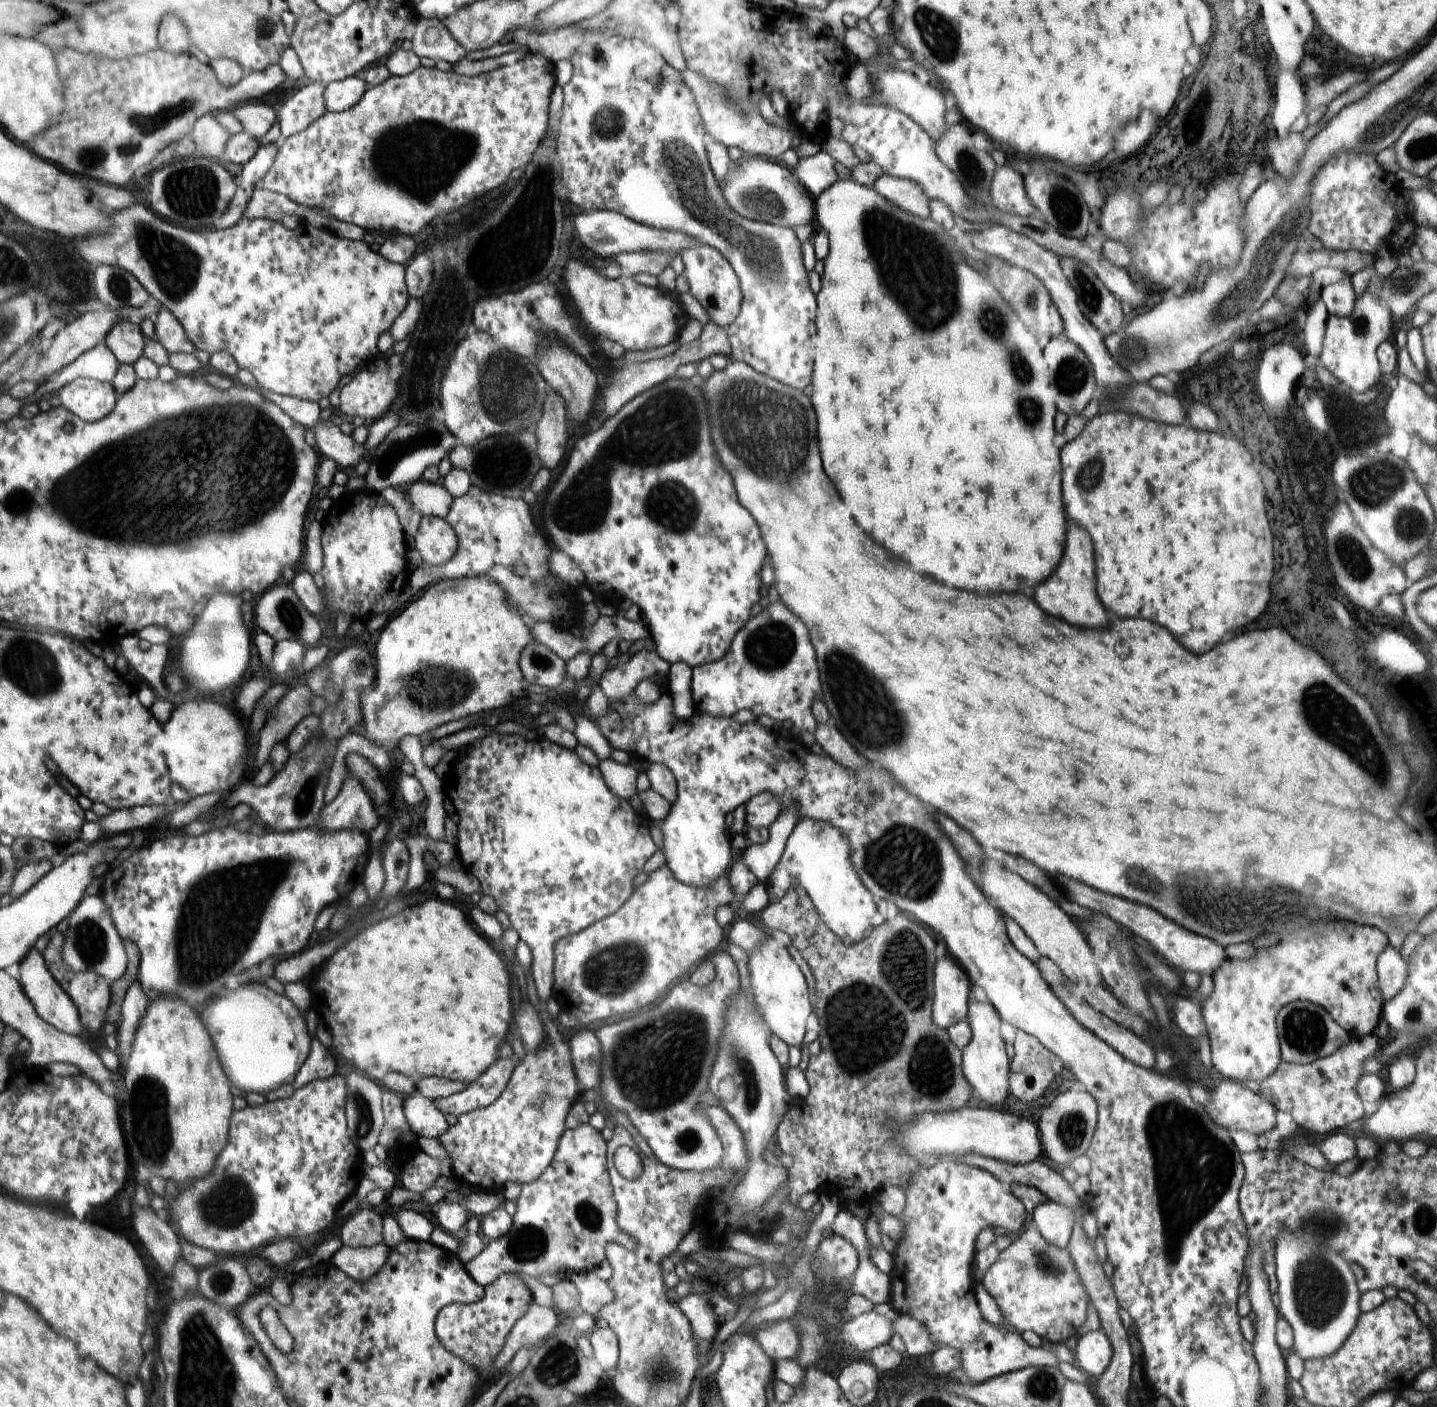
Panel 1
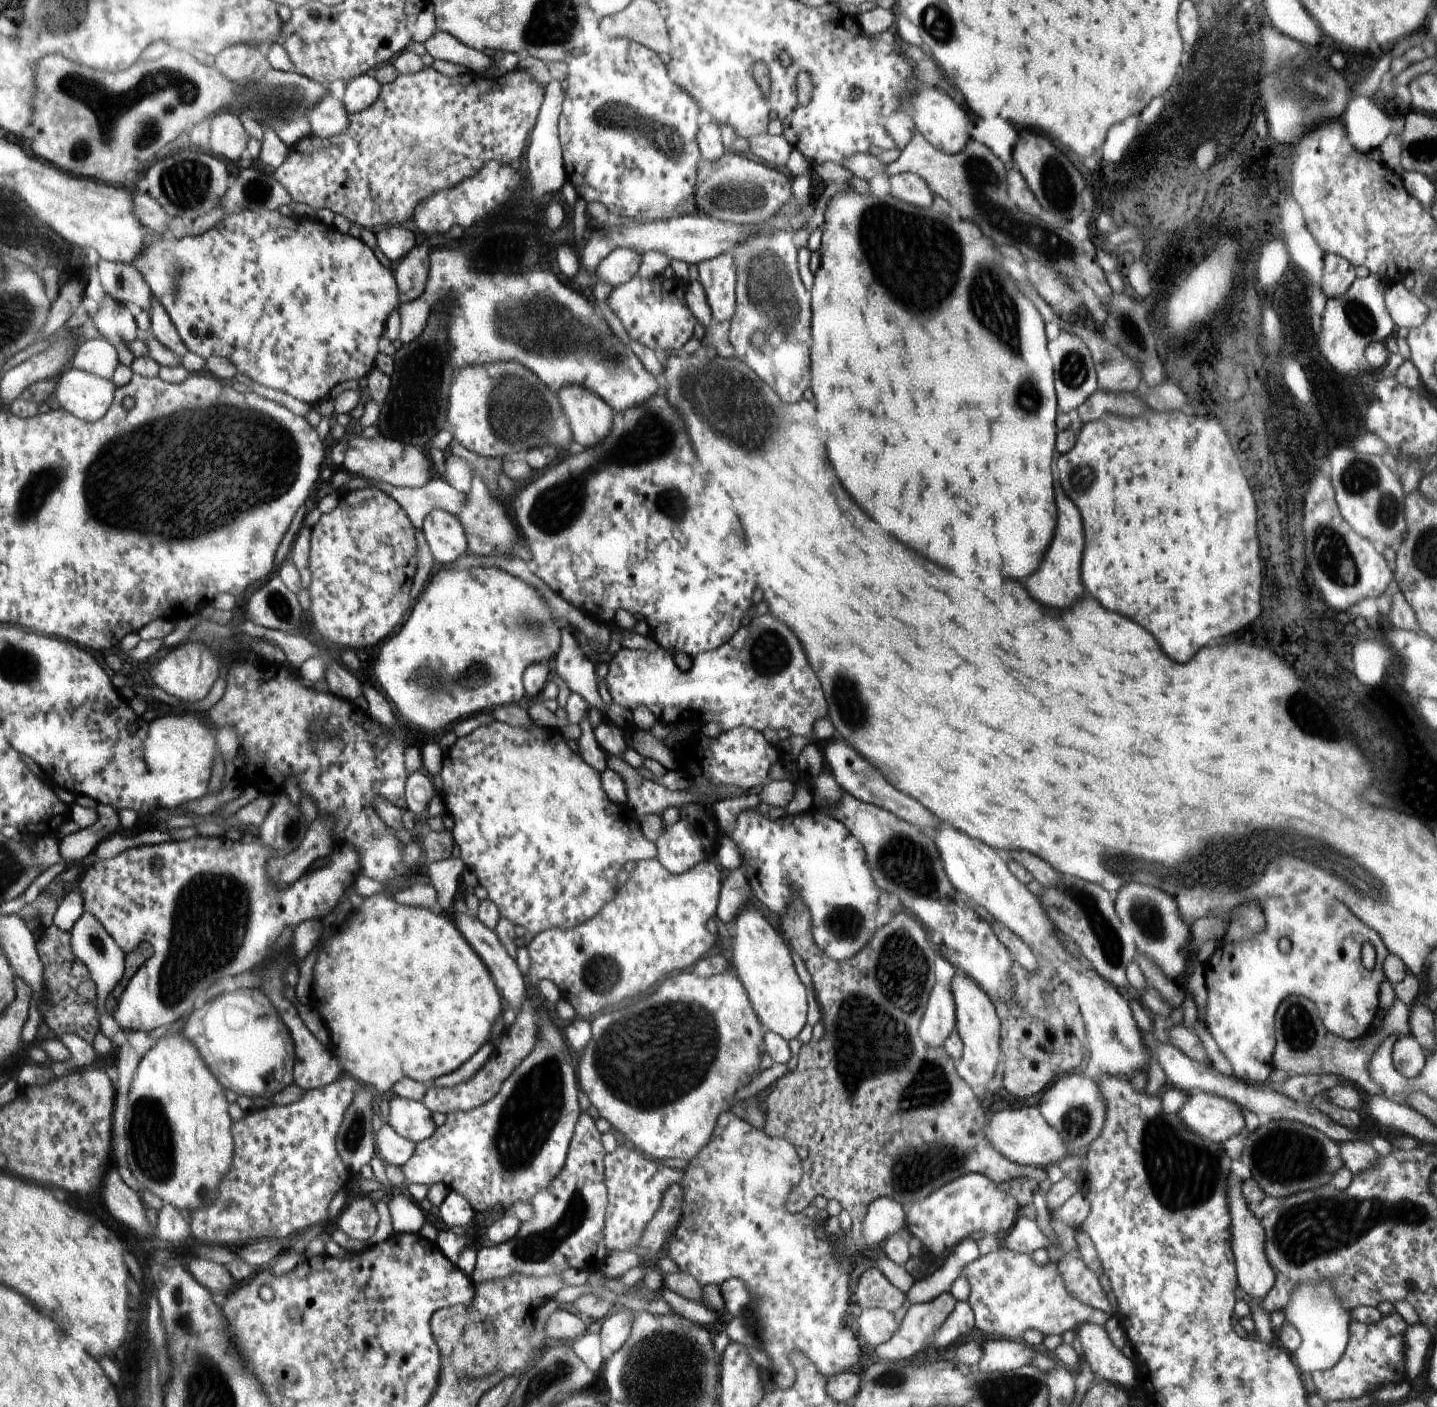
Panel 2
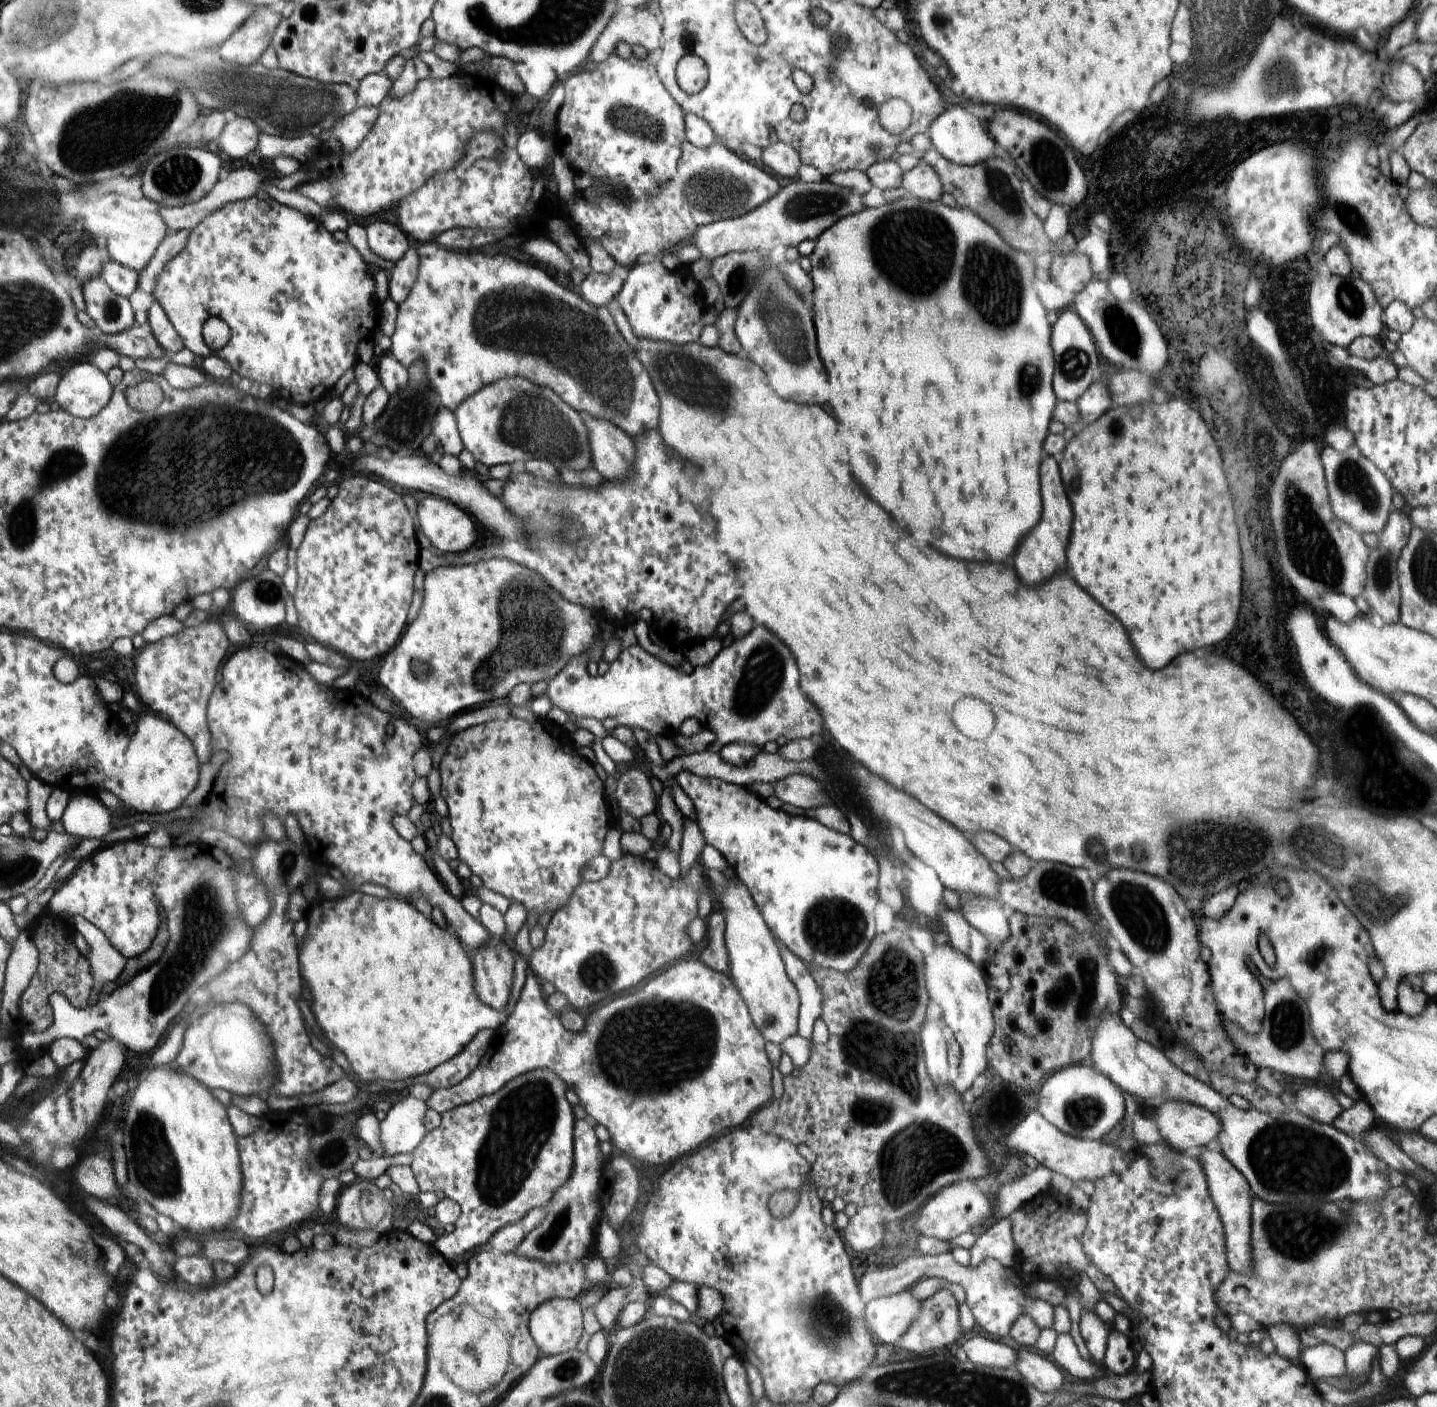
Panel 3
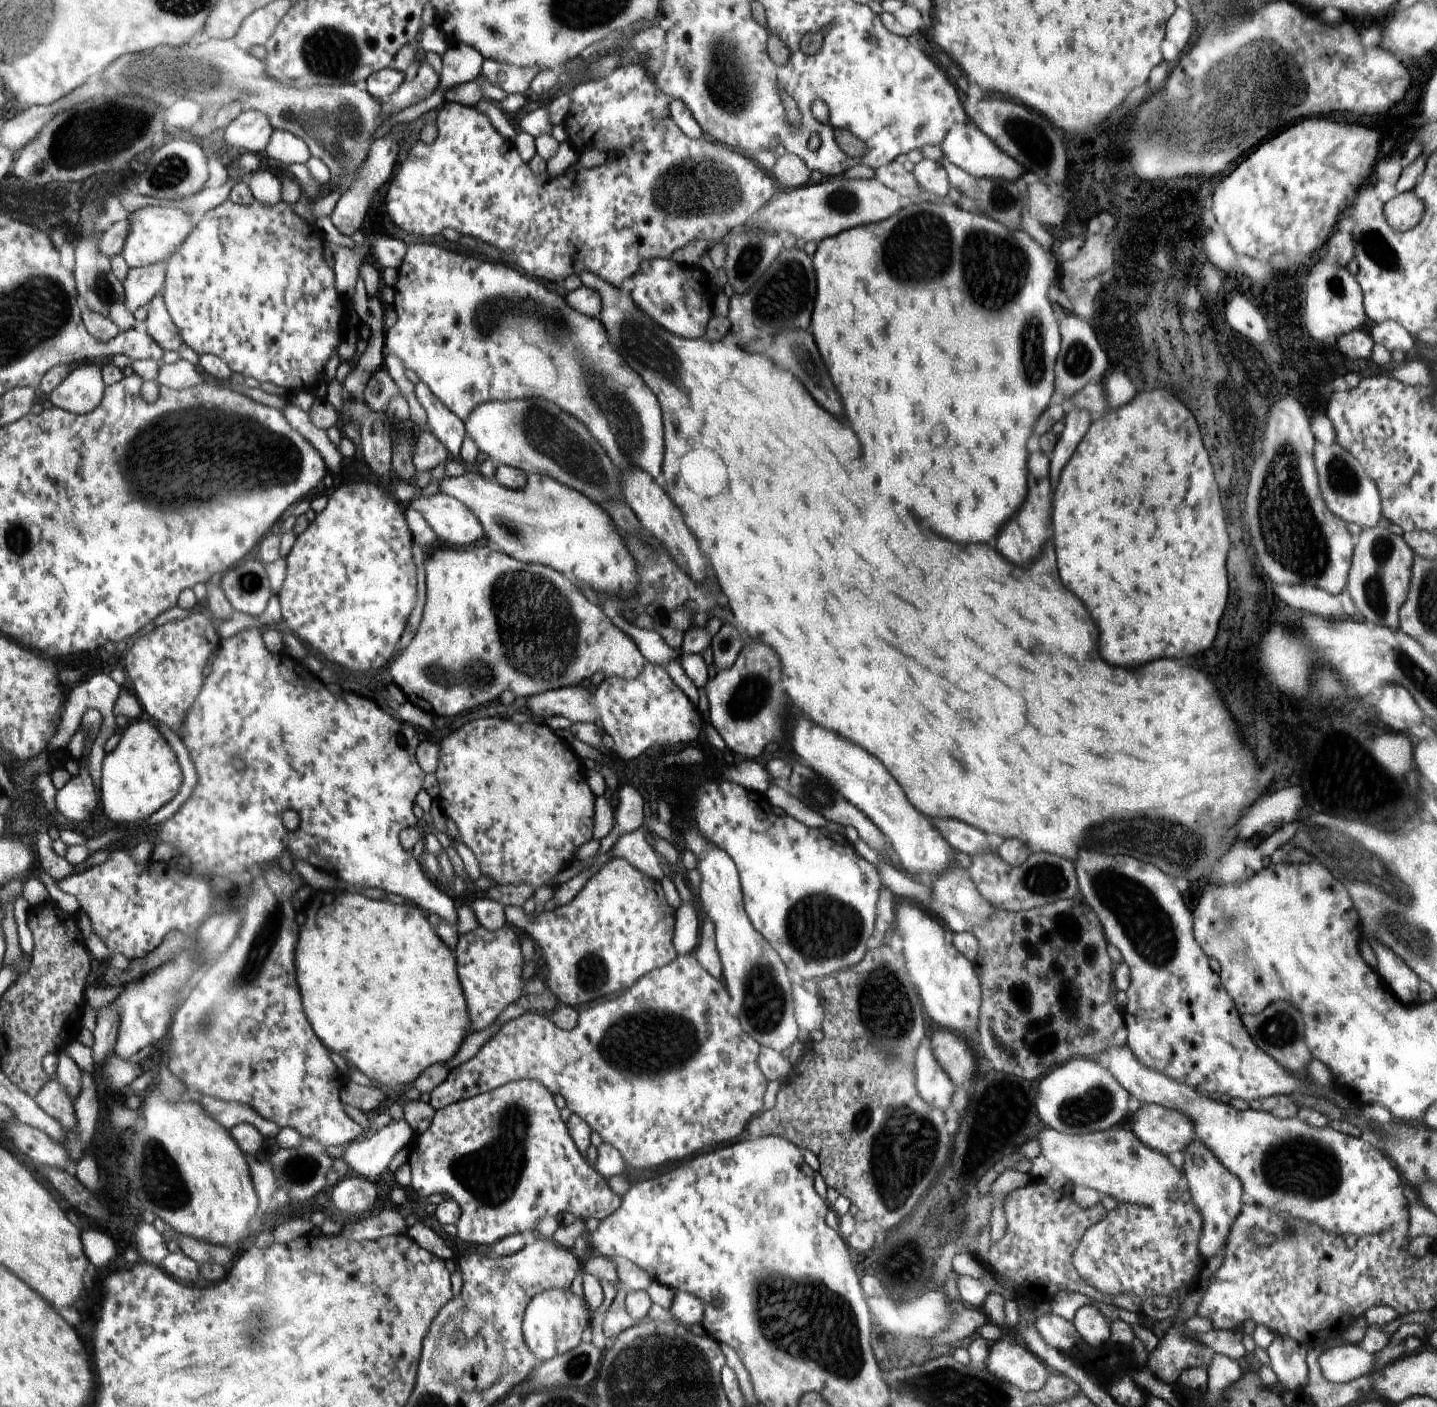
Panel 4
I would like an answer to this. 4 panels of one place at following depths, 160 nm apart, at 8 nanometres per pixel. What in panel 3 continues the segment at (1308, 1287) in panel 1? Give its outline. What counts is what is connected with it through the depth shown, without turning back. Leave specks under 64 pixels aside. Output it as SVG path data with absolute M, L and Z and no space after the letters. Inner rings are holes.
M1332 1345L1303 1348L1298 1364L1313 1381L1326 1376L1342 1377L1346 1369L1344 1351Z

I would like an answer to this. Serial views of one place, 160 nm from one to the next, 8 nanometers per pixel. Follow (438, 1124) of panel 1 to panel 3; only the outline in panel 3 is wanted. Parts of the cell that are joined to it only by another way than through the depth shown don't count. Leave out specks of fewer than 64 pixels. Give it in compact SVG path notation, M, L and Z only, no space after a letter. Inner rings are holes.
M407 1094L401 1102L394 1103L381 1126L382 1157L410 1153L418 1148L428 1132L422 1123L427 1102Z

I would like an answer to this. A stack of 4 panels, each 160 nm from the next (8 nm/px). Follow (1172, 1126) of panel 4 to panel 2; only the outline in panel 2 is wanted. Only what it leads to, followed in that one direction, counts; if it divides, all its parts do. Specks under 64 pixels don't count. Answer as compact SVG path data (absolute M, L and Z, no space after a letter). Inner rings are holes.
M1196 1090L1189 1091L1187 1097L1177 1114L1180 1122L1194 1134L1223 1143L1244 1132L1244 1118L1233 1102Z

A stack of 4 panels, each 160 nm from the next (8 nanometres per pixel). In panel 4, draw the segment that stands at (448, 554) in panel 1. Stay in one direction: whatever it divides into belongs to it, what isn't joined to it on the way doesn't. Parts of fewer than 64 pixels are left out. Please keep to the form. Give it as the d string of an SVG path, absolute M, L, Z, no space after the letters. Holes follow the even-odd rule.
M445 493L425 494L408 503L419 512L440 540L454 546L468 546L485 536L476 516L458 499Z

